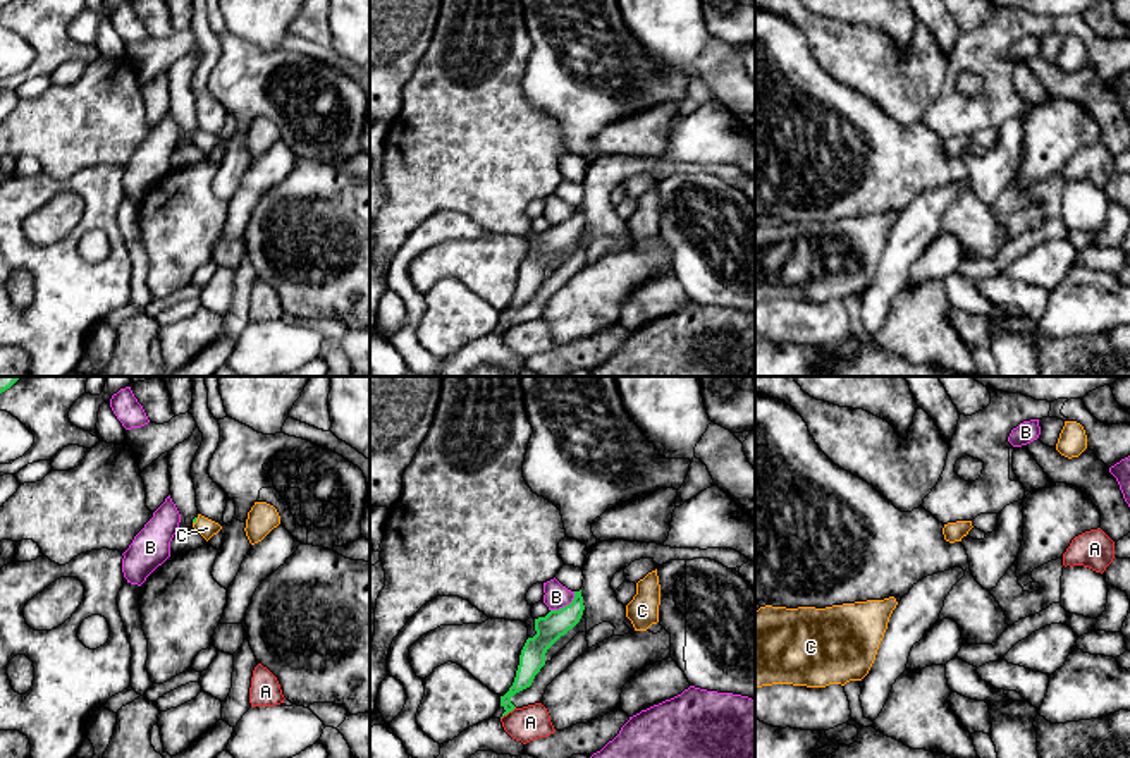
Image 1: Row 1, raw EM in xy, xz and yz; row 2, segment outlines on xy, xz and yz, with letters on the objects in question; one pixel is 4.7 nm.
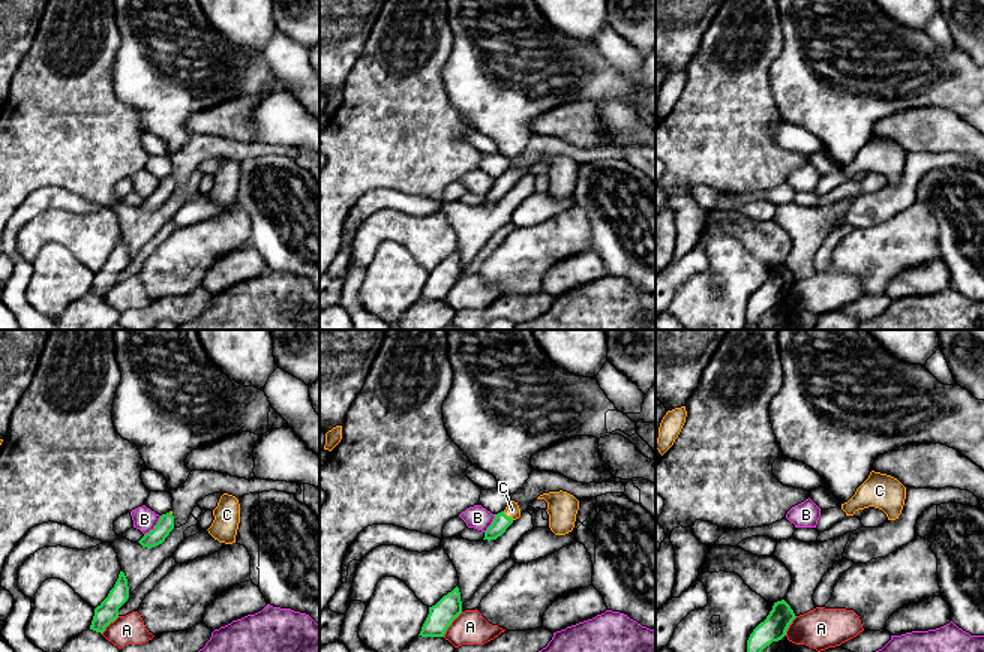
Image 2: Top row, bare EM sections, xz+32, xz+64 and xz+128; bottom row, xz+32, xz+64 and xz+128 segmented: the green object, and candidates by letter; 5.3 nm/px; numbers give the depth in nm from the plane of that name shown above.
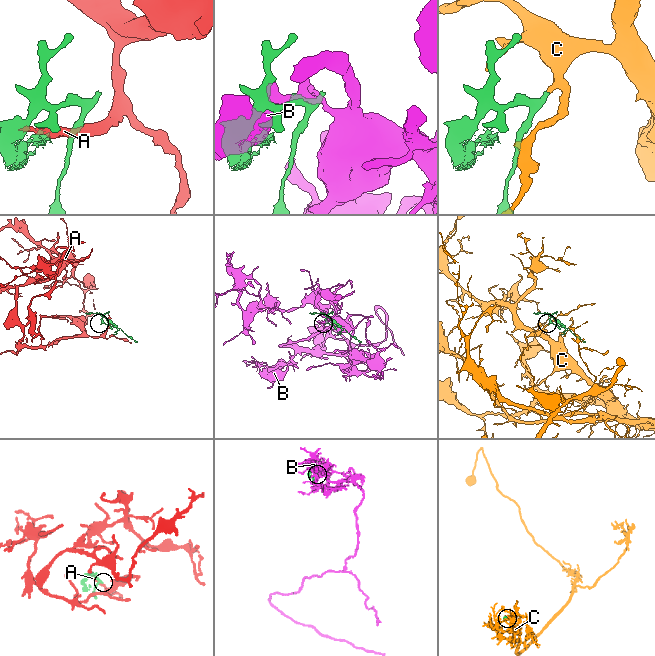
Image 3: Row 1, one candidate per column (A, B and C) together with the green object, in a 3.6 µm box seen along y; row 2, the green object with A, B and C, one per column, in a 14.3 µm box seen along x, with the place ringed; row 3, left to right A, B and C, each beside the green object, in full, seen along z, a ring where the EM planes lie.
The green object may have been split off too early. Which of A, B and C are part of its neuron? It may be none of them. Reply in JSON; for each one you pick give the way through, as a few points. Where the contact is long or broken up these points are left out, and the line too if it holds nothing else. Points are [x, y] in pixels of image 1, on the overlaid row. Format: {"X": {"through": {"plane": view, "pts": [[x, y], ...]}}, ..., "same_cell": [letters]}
{"C": {"through": {"plane": "xy", "pts": [[195, 518], [195, 521], [207, 528]]}}, "same_cell": ["C"]}

